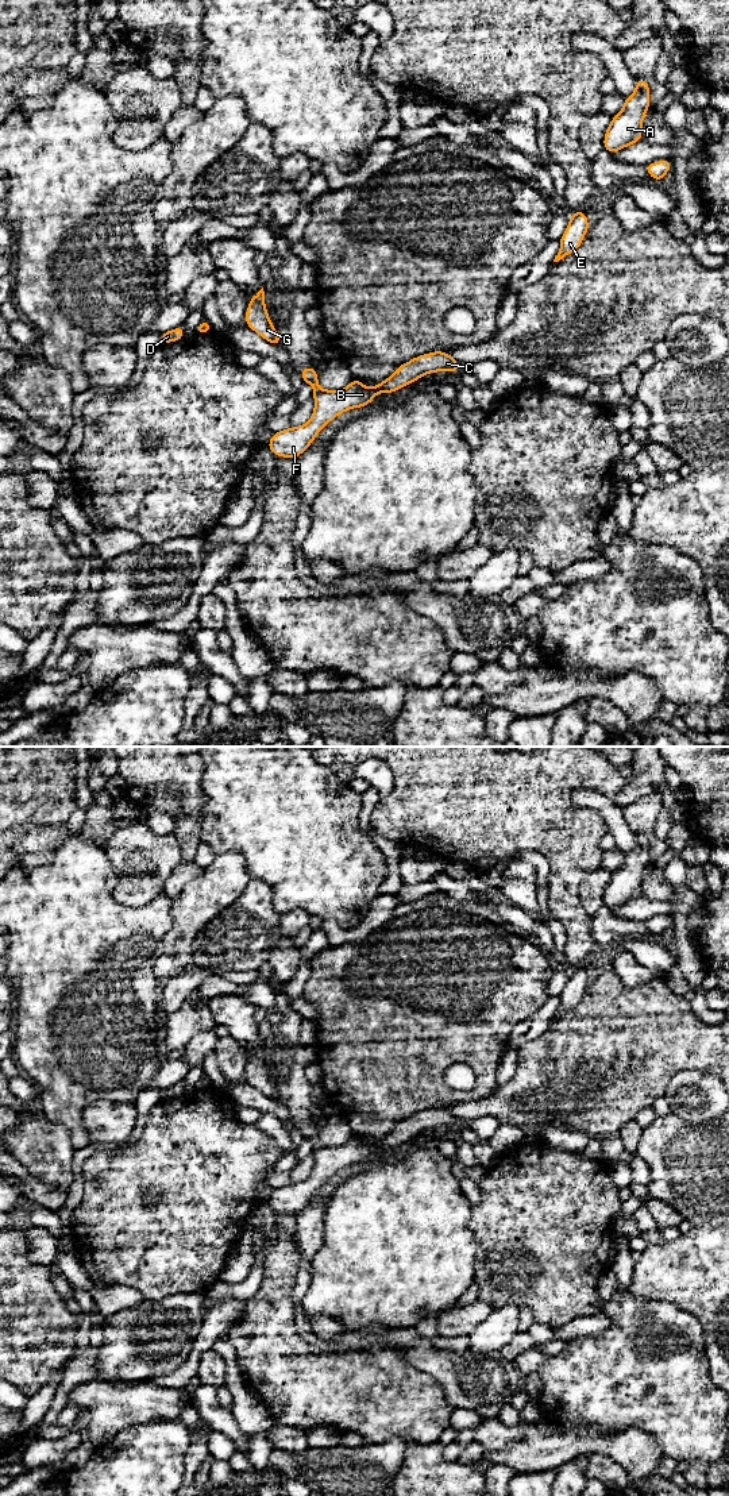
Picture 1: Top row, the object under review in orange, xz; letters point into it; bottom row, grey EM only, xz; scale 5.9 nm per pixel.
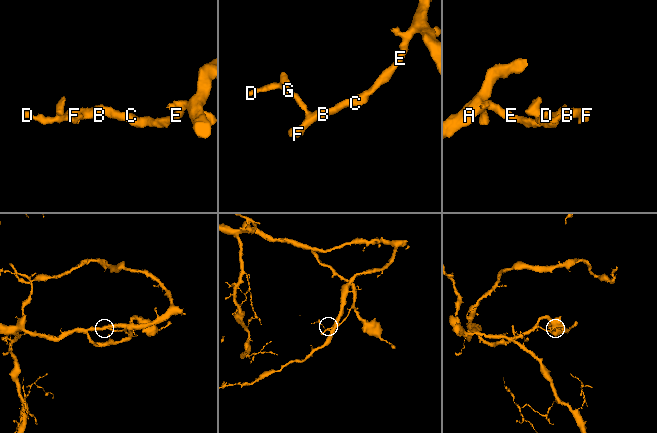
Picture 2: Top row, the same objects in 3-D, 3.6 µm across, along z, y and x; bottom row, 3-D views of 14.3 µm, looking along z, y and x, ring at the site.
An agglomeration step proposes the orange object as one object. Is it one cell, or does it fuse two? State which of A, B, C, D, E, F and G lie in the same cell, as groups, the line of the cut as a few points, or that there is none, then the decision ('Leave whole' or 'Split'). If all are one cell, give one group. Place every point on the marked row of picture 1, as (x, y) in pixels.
Groups: A B C D E F G. No split. Leave whole

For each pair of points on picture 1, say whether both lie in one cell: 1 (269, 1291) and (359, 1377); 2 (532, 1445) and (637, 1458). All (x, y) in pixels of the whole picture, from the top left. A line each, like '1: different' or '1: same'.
1: same
2: same

